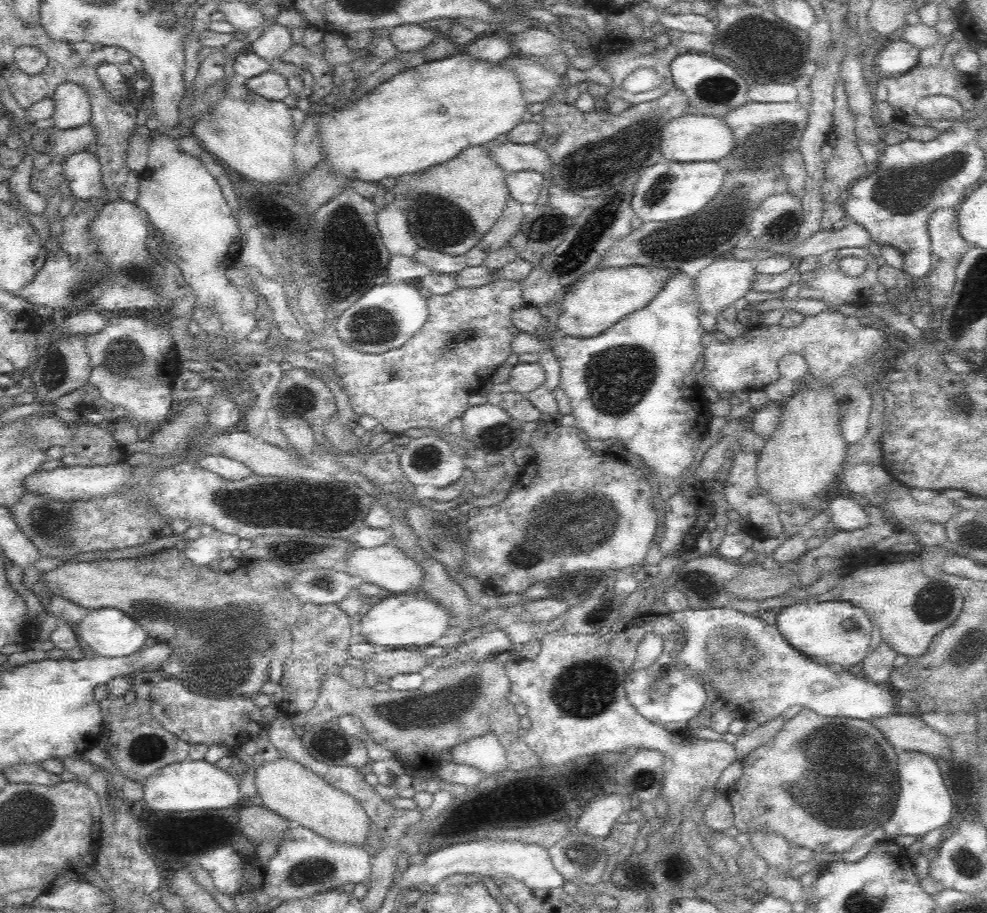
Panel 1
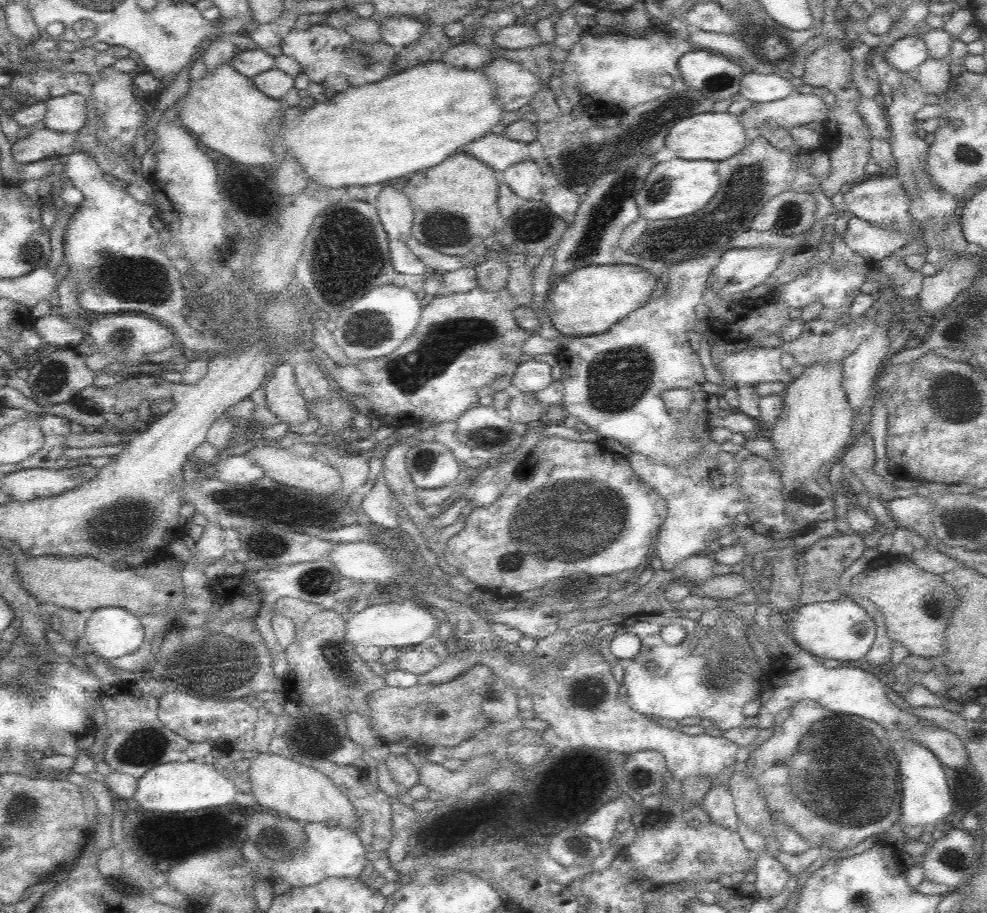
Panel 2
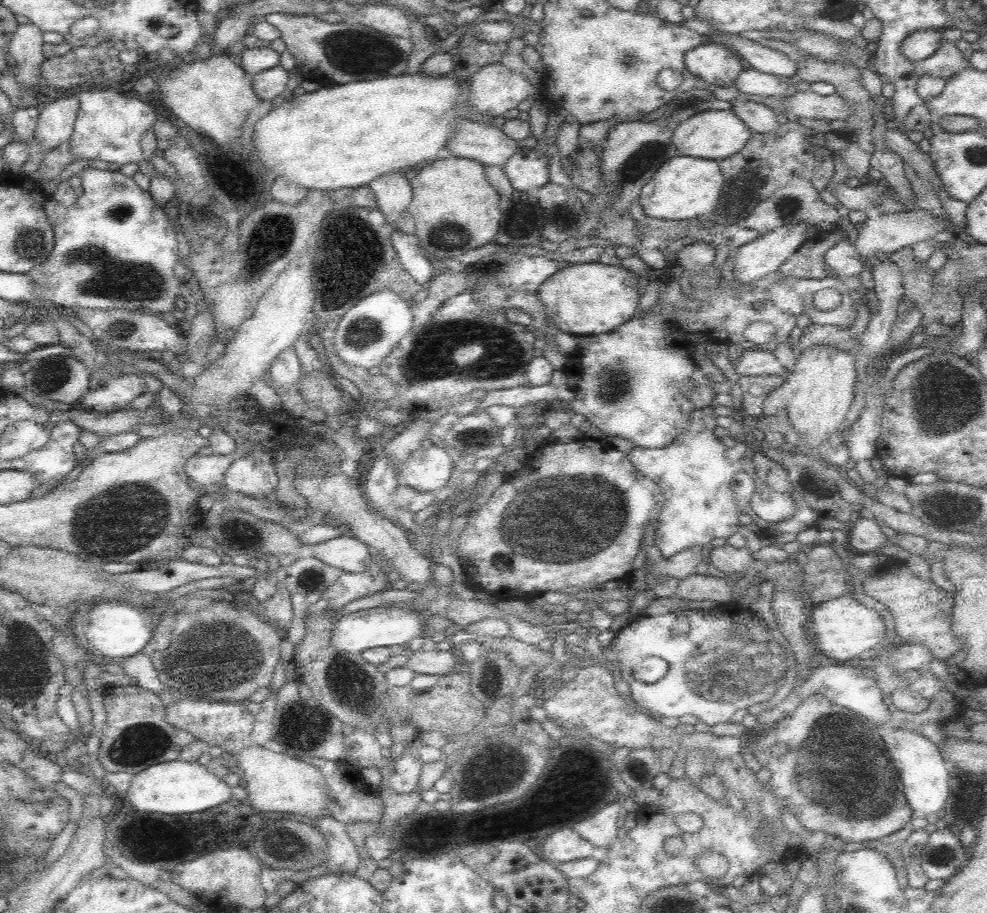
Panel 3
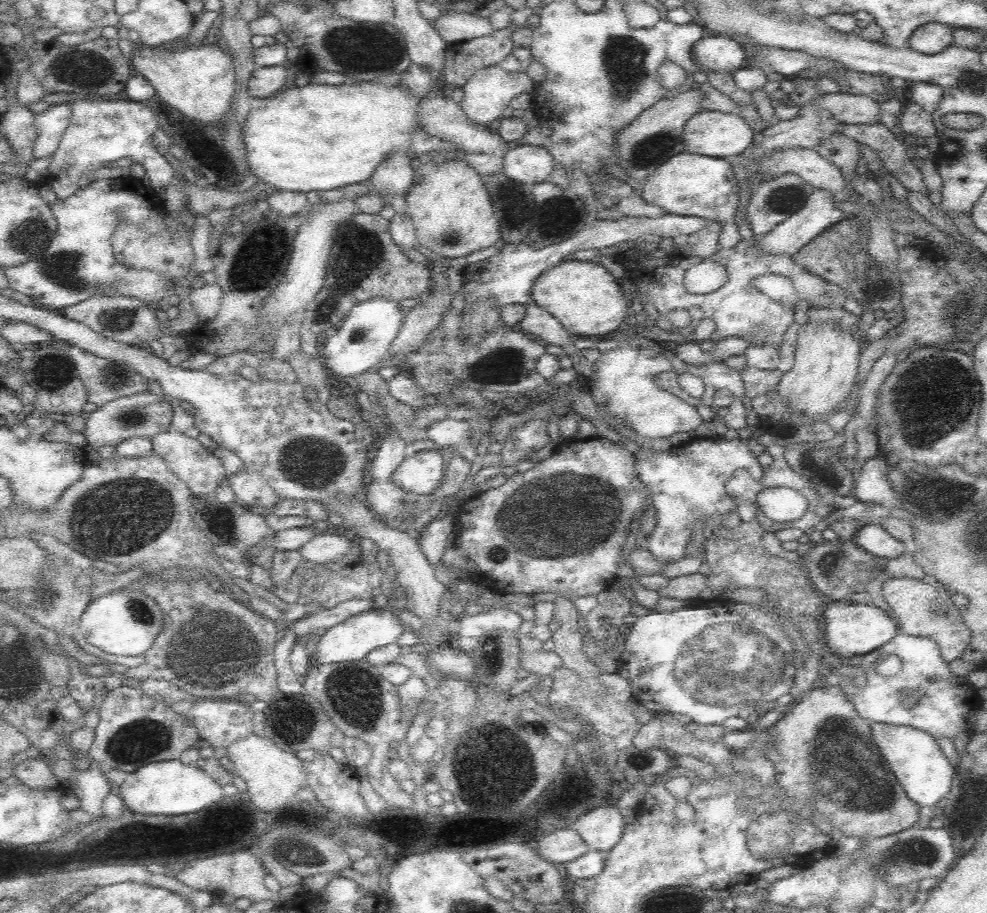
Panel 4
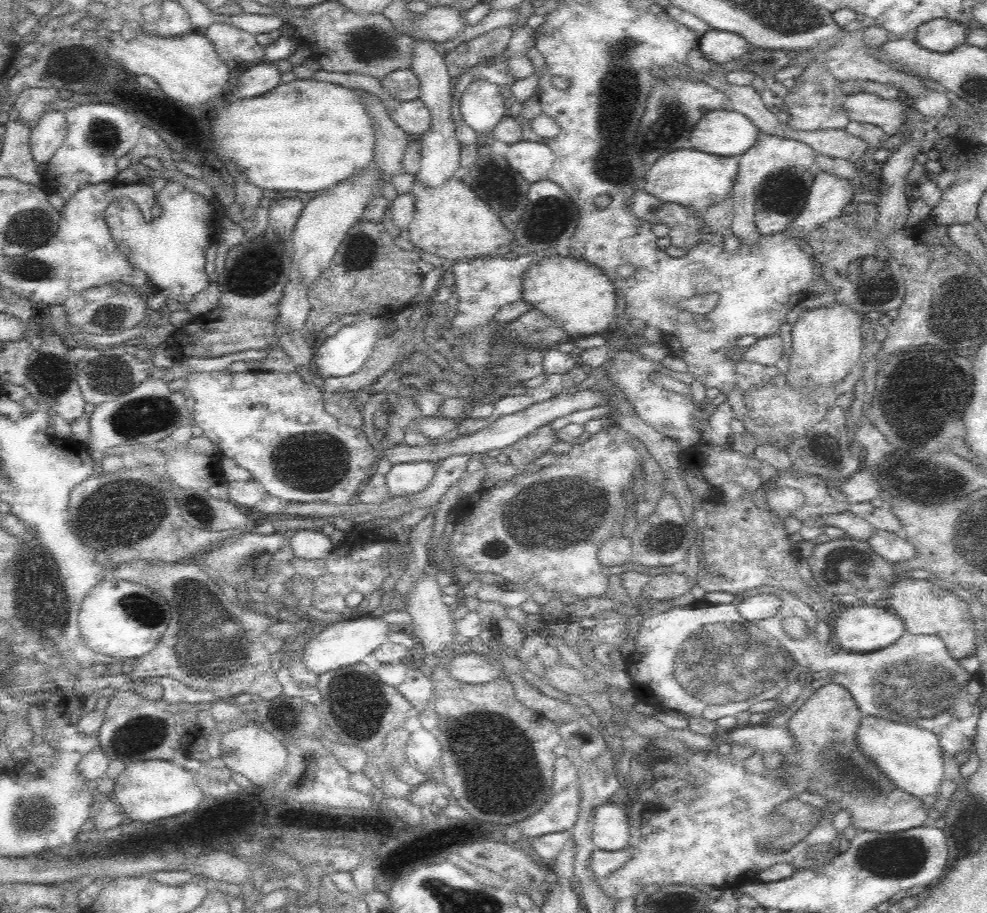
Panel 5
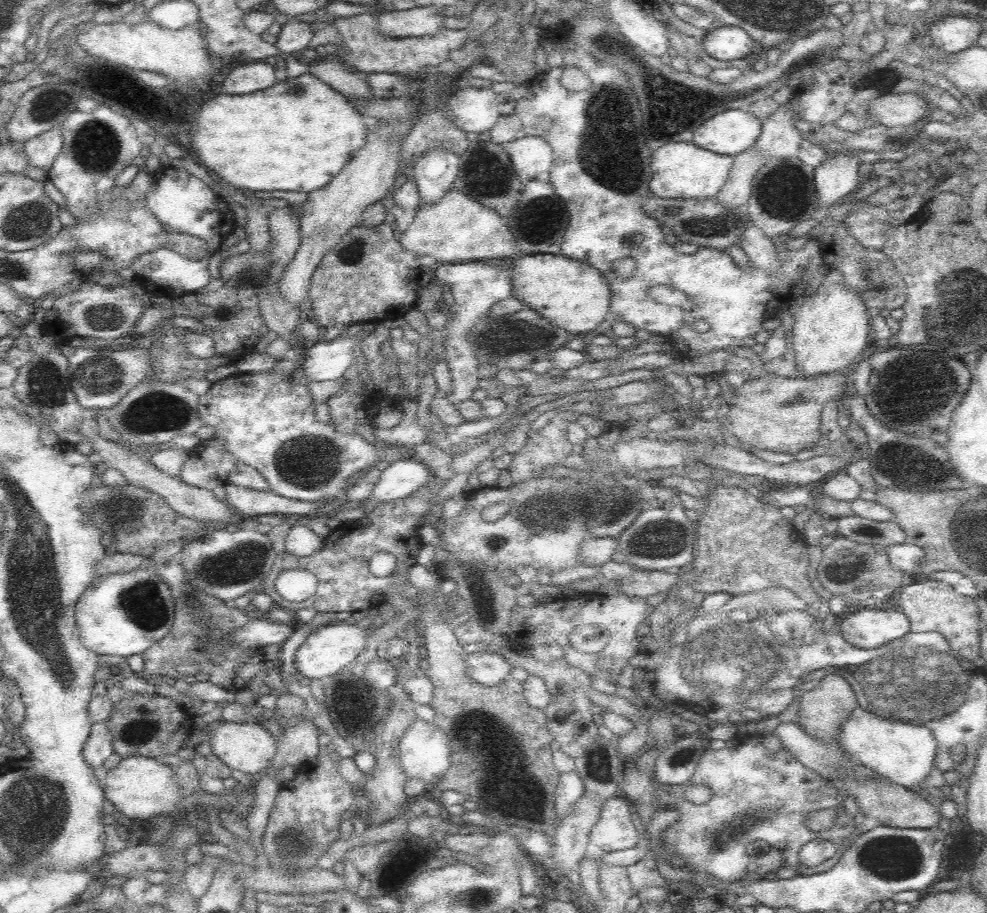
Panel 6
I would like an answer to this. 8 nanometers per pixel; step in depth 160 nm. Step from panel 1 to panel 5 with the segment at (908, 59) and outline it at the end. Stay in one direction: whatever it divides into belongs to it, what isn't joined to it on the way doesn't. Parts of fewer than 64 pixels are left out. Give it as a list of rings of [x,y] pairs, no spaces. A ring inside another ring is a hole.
[[[936,18],[917,28],[915,41],[932,52],[946,53],[966,43],[968,26],[964,23]]]

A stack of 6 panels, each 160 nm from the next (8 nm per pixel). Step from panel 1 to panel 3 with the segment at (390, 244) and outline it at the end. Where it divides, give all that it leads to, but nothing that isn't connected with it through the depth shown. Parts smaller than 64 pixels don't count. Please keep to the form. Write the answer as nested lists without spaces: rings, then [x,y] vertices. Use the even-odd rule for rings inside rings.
[[[404,170],[386,172],[372,180],[369,185],[374,191],[377,207],[383,212],[386,221],[396,227],[398,216],[407,210],[413,194],[411,182]]]

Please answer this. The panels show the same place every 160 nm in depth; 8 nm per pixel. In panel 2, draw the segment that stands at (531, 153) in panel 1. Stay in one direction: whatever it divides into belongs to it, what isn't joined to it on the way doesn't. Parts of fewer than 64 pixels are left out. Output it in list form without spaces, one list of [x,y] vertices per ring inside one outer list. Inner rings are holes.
[[[491,131],[468,142],[461,151],[474,155],[481,163],[487,164],[495,171],[506,170],[516,162],[531,159],[528,143],[512,140]]]

